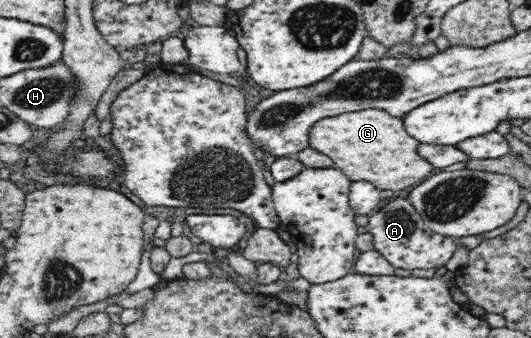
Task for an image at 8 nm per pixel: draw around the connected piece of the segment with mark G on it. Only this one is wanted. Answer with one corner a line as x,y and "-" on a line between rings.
368,108
332,118
322,118
308,130
308,146
325,154
335,162
351,182
368,181
379,190
393,190
400,193
406,186
414,186
424,180
433,166
416,154
417,140
404,132
400,117
394,117
384,110

